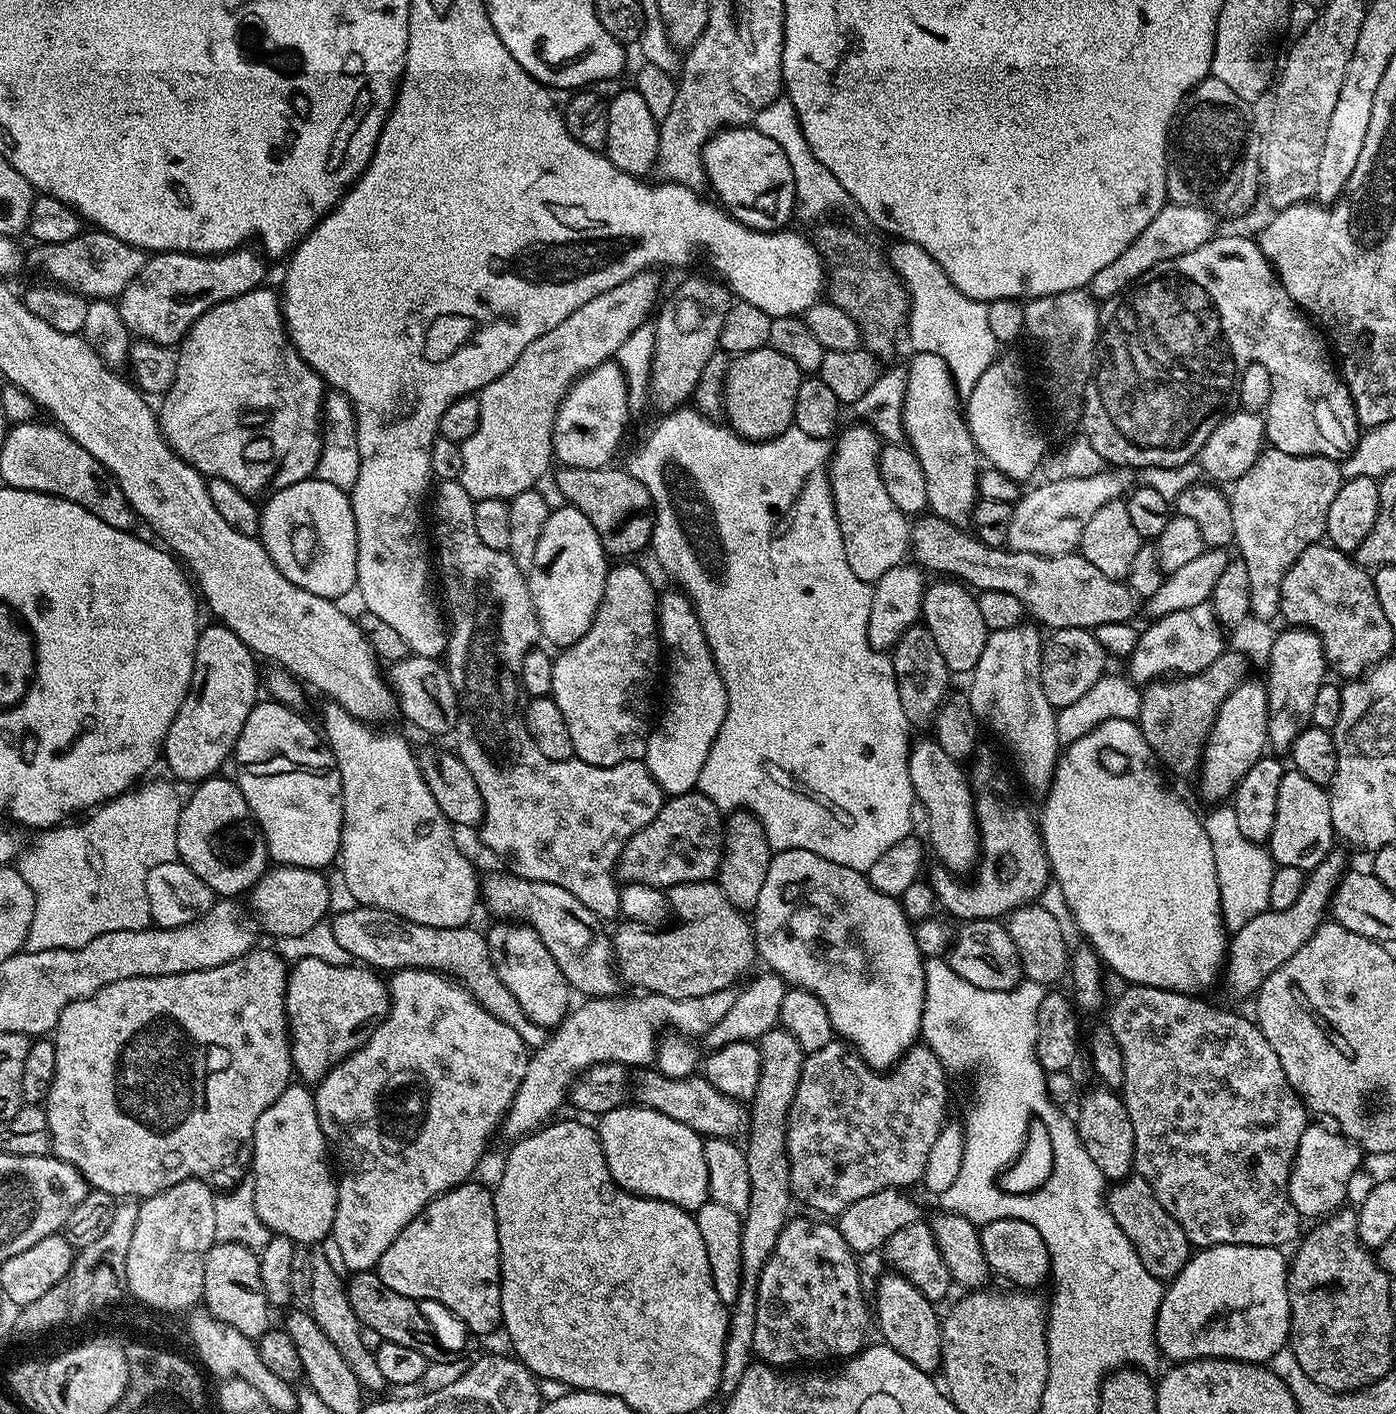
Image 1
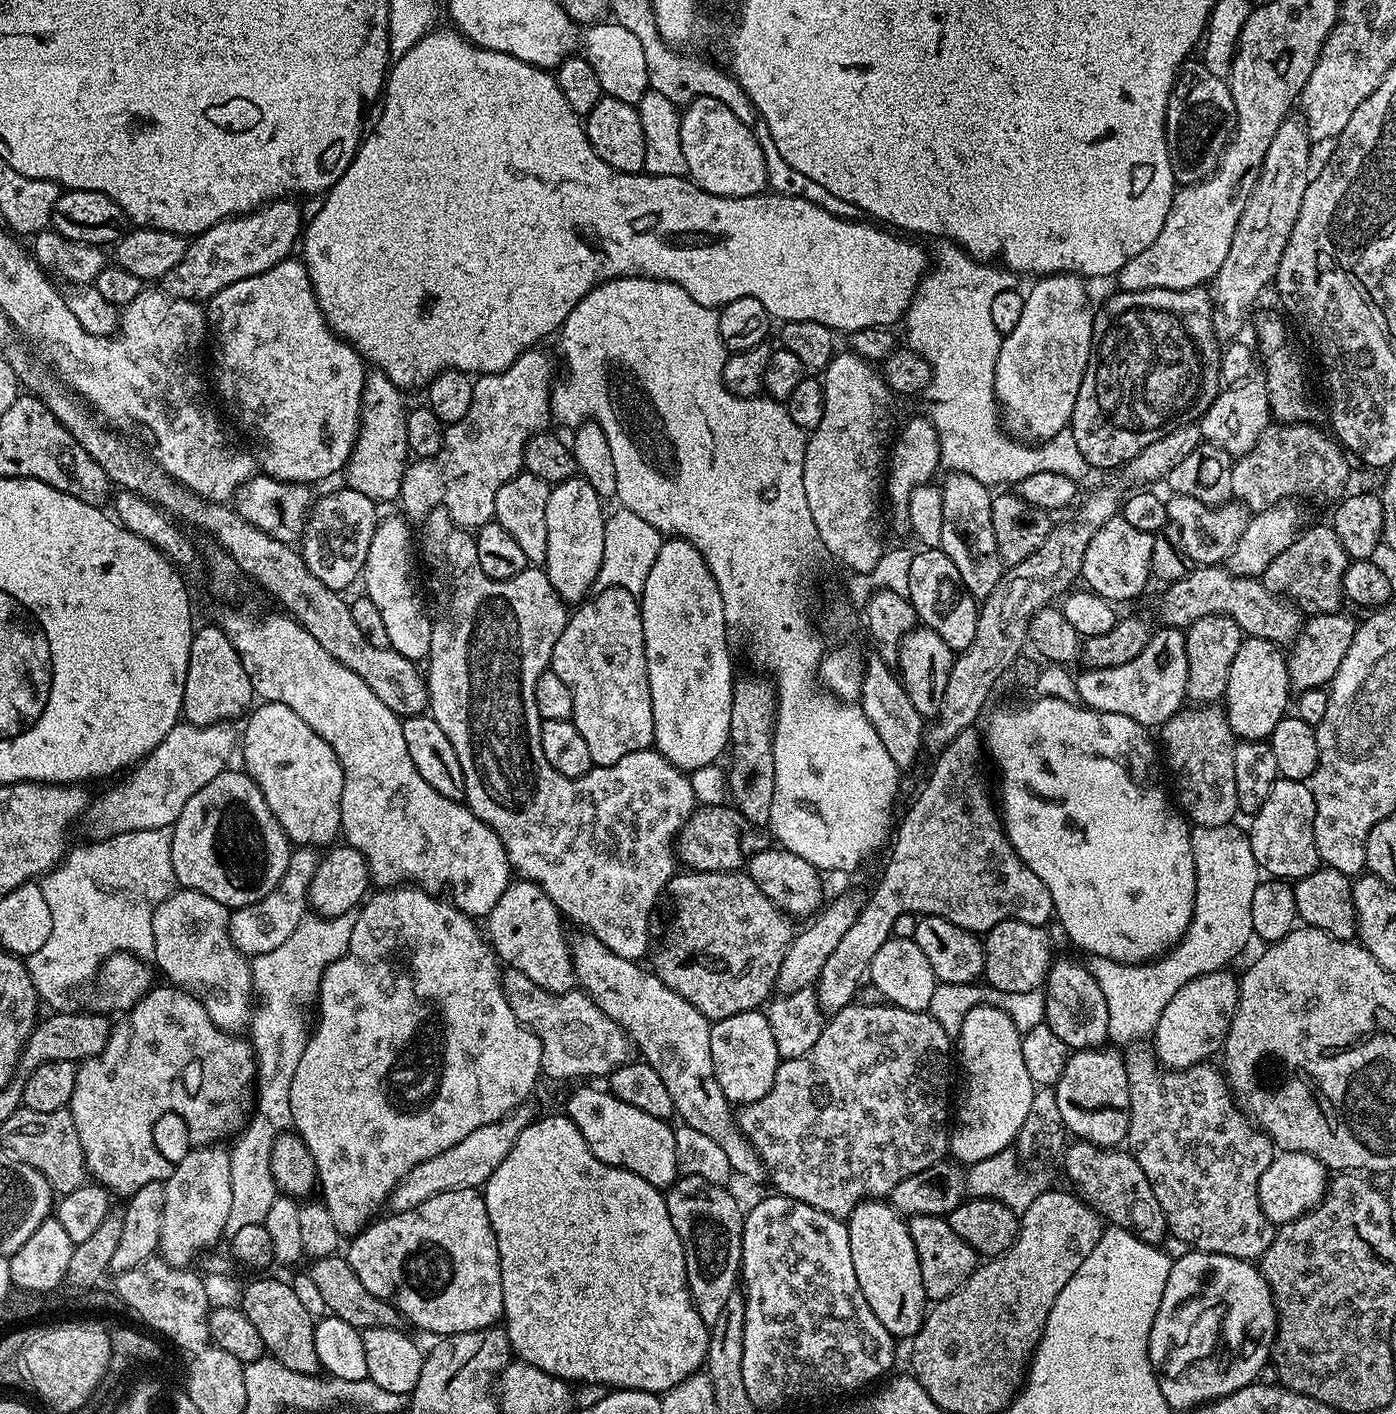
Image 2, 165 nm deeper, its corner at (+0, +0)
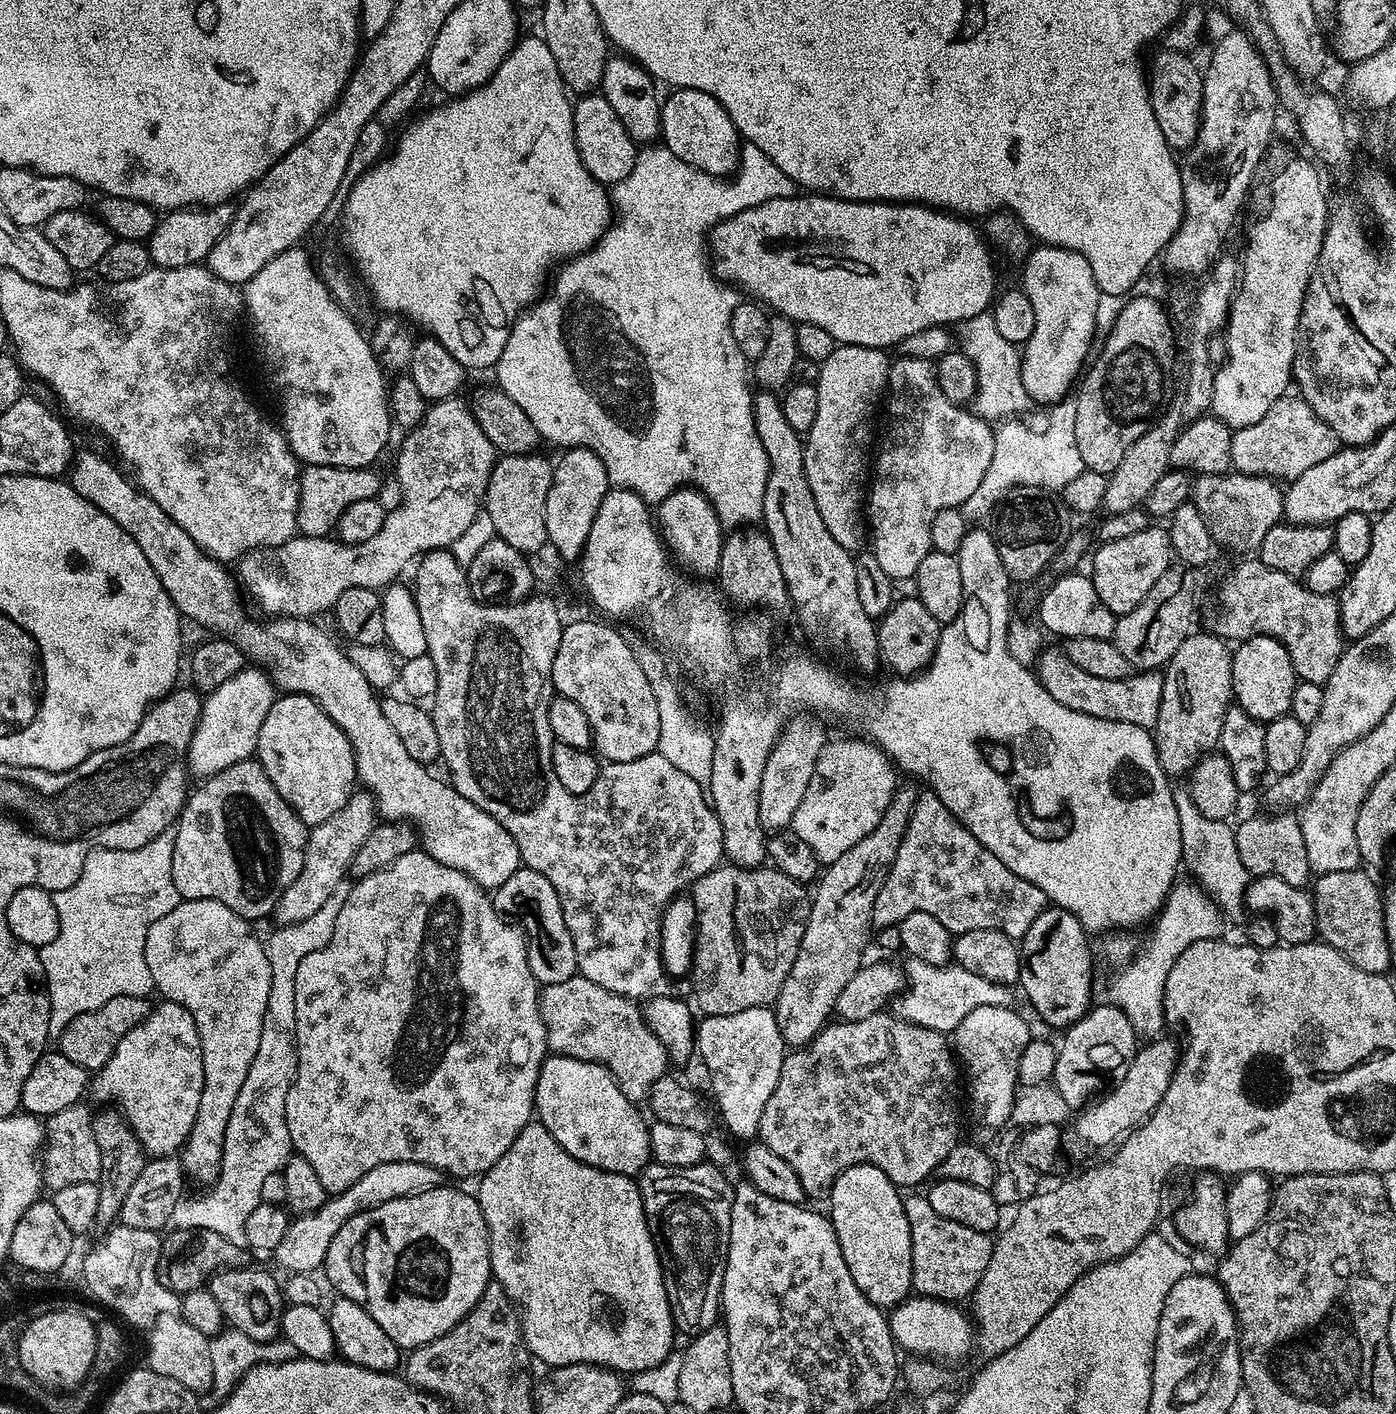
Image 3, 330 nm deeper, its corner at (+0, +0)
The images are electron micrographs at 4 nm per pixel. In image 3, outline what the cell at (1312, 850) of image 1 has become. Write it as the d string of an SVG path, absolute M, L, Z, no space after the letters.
M1274 815L1278 816L1252 816L1240 825L1235 825L1239 857L1252 878L1273 876L1282 878L1282 882L1290 882L1290 886L1295 888L1304 888L1310 880L1310 869L1306 858L1306 842L1302 838L1302 826L1295 815Z

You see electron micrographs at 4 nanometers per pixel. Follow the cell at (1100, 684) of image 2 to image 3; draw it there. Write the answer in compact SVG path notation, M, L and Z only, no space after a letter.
M1060 646L1045 647L1034 665L1034 671L1050 698L1062 702L1062 706L1070 706L1070 710L1078 710L1078 714L1090 714L1094 718L1130 722L1134 726L1155 729L1164 689L1164 677L1159 671L1140 670L1124 680L1096 678L1086 674L1086 670L1081 670L1079 666L1074 666L1074 662L1066 658L1064 649Z

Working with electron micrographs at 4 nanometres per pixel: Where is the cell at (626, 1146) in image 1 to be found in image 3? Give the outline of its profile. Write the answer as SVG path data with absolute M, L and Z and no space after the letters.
M549 1054L536 1083L535 1115L554 1134L558 1146L574 1158L603 1172L635 1177L650 1163L649 1121L640 1117L633 1101L622 1094L605 1064Z

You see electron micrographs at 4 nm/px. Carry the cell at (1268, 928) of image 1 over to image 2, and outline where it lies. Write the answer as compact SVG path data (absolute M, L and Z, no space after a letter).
M1232 970L1202 974L1186 982L1186 986L1182 986L1182 990L1170 998L1166 1010L1162 1010L1162 1018L1158 1018L1156 1031L1150 1037L1156 1059L1163 1067L1174 1069L1192 1068L1196 1064L1211 1061L1211 1056L1215 1052L1217 1055L1224 1047L1239 997L1238 976Z

